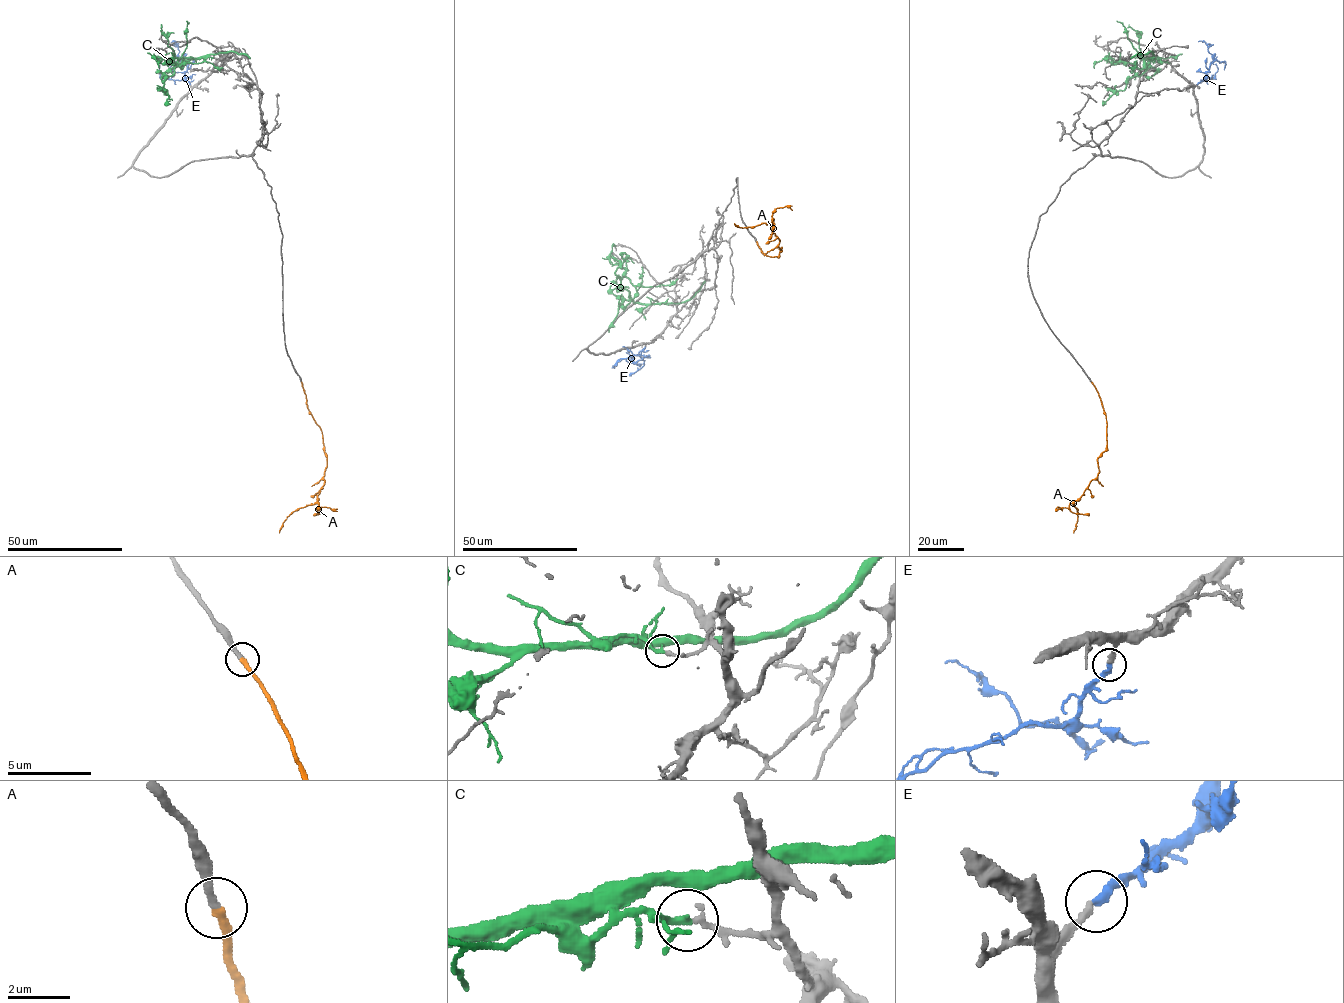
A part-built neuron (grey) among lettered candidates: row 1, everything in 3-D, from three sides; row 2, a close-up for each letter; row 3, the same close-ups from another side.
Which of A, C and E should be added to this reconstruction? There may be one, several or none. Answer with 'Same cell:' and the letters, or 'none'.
Same cell: A, E

